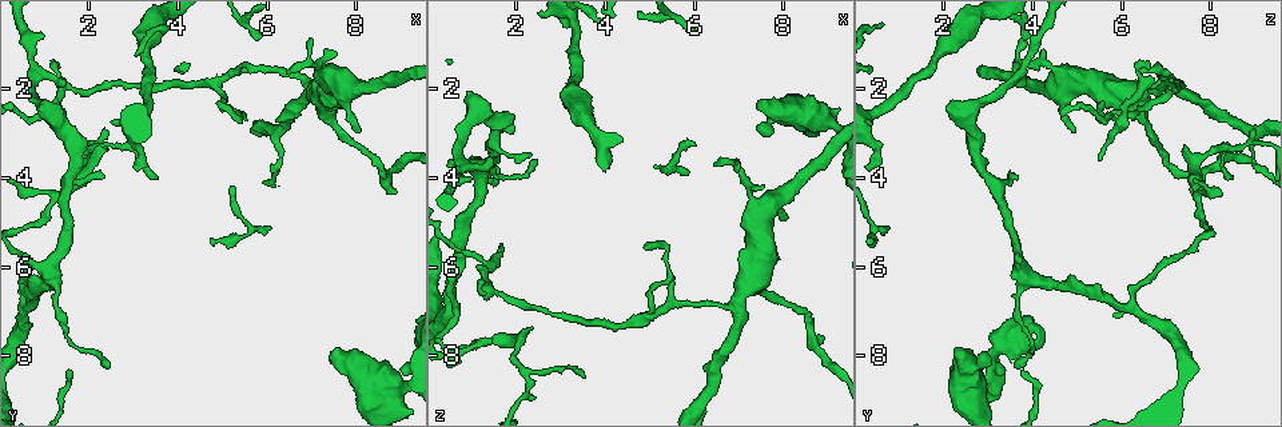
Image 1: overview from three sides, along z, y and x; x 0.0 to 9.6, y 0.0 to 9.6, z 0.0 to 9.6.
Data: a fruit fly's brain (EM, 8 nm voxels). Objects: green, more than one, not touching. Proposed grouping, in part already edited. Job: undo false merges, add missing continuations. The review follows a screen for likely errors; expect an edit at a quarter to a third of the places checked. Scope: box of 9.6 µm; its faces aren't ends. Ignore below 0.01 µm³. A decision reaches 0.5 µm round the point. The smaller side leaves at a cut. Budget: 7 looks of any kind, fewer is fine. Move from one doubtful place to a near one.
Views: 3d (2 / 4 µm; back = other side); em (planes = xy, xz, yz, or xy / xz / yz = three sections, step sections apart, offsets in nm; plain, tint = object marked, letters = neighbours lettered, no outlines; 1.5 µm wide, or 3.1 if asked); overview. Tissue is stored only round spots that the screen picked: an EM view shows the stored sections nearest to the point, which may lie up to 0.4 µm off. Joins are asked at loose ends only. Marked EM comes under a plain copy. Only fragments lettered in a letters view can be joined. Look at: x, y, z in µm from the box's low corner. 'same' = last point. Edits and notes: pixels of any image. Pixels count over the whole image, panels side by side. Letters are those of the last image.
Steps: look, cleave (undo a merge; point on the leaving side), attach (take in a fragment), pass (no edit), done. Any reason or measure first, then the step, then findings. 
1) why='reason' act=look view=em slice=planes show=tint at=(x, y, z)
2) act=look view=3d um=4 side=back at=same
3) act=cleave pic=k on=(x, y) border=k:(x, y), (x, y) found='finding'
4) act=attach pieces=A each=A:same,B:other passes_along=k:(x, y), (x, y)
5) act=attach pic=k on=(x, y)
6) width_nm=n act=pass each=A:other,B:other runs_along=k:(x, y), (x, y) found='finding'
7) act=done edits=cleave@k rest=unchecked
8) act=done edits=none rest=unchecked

why='thick turns thin' act=look view=em slice=planes show=letters at=(7.85, 8.25, 2.60)

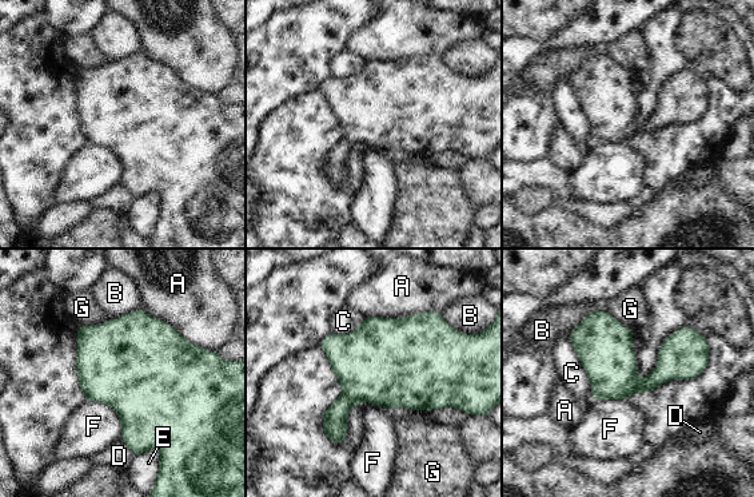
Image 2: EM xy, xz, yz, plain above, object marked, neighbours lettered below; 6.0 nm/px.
width_nm=550 act=pass each=A:other,B:other,C:other,D:other,E:other,F:other,G:other border=2:(87, 398), (115, 412), (122, 438) found='all the same neuron'

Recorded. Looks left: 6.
act=look view=3d um=2 at=(6.40, 1.60, 3.65)

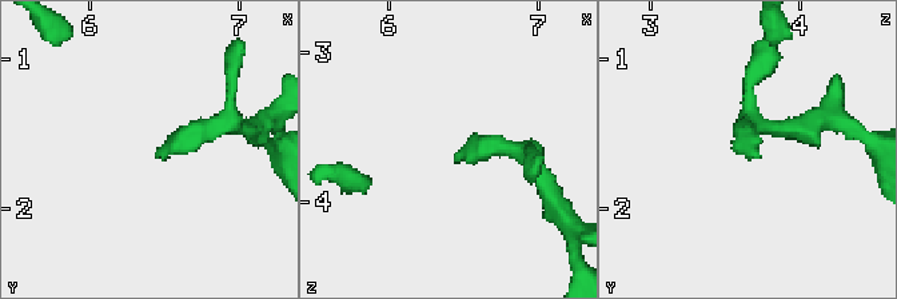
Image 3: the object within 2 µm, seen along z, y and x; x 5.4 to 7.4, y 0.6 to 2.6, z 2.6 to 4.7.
why='now the EM' act=look view=em slice=yz step=4 show=tint at=(6.46, 1.66, 3.74)

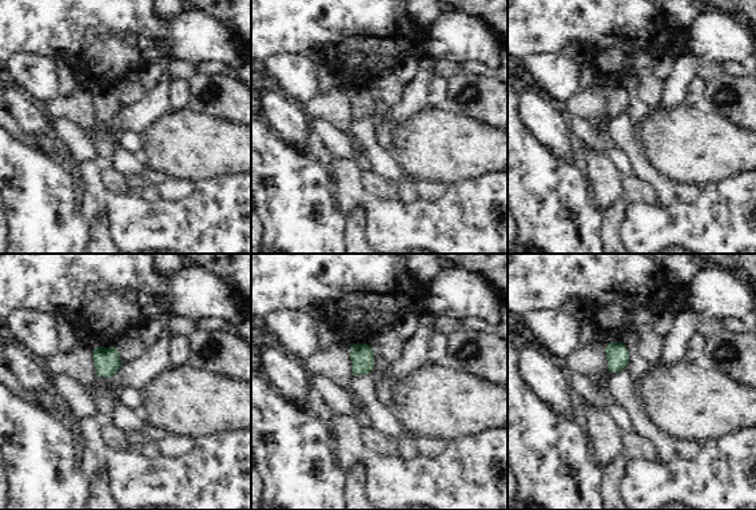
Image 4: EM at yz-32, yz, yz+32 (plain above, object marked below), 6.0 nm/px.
act=look view=em slice=planes show=letters at=same

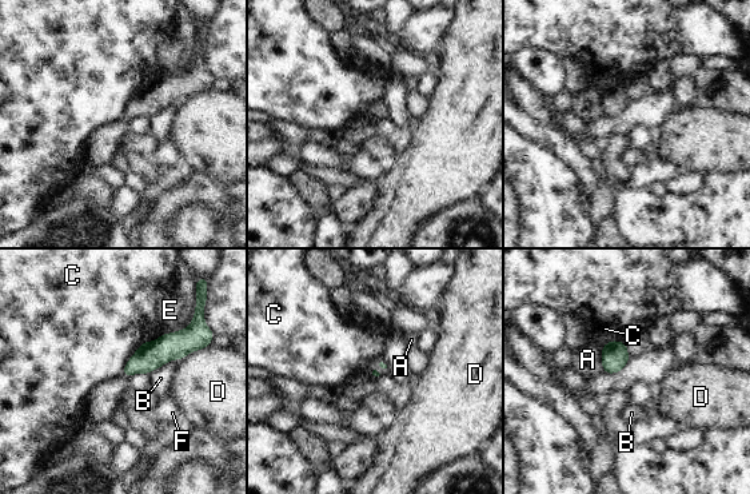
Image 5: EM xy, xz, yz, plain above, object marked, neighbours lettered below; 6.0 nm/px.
act=pass each=A:other,B:other,C:other,D:other,E:other,F:other border=5:(143, 341), (122, 373) found='none of them fits'

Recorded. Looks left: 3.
why='thin end' act=look view=3d um=2 at=(8.00, 2.95, 5.00)

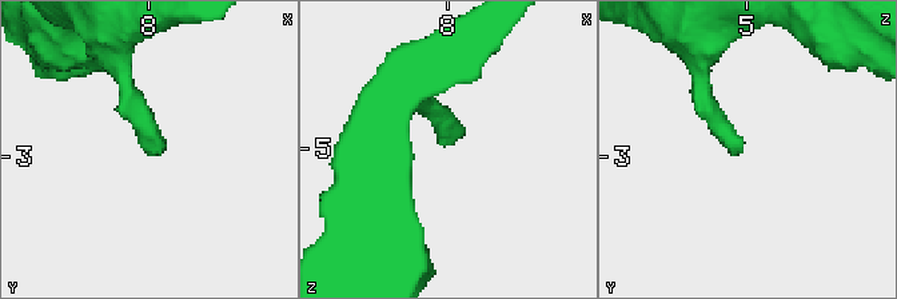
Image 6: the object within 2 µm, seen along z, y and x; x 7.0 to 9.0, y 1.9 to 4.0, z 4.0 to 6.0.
why='shape alone is not enough' act=look view=em slice=planes show=letters at=(8.02, 2.94, 4.98)

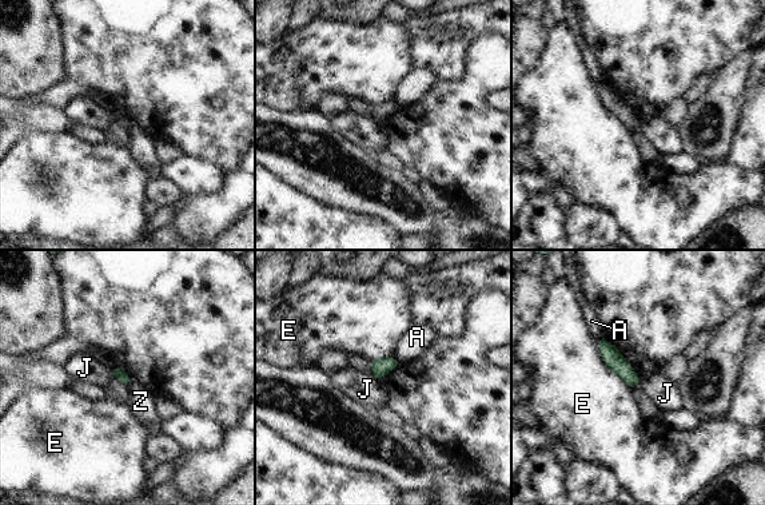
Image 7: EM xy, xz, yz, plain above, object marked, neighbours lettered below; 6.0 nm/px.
act=pass each=A:other,E:other,J:other,Z:other found='no lettered fragment goes on from it'

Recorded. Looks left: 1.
act=done edits=none rest=unchecked

